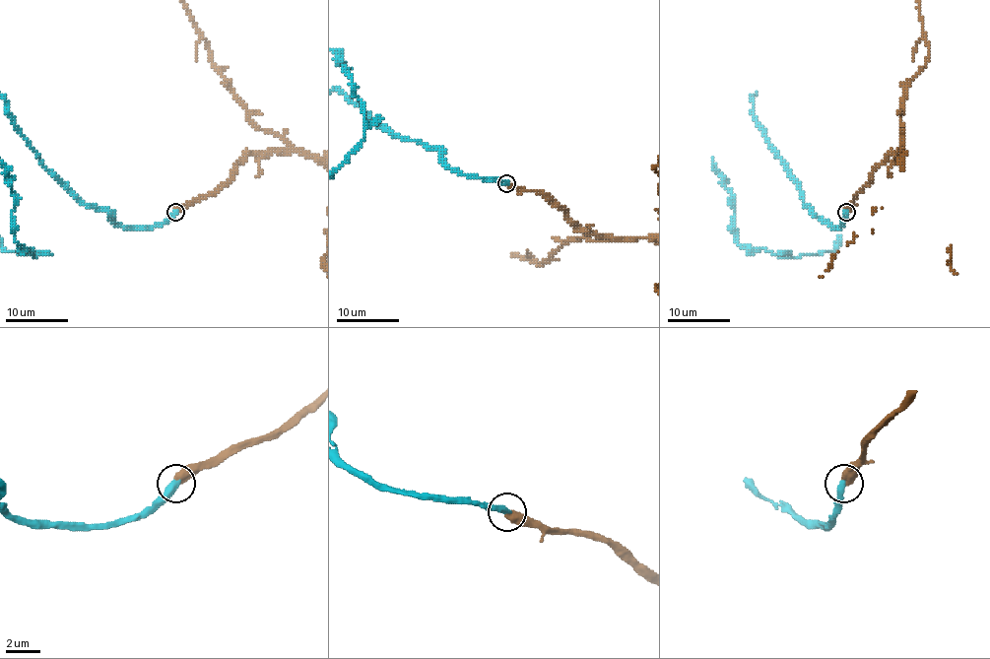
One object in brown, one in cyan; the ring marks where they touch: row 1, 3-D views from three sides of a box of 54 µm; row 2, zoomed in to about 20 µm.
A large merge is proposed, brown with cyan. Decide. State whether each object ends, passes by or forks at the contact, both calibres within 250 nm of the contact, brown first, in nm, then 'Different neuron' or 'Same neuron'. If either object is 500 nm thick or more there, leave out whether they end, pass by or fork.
Thickness 500 nm (brown) against 420 nm. Same neuron

